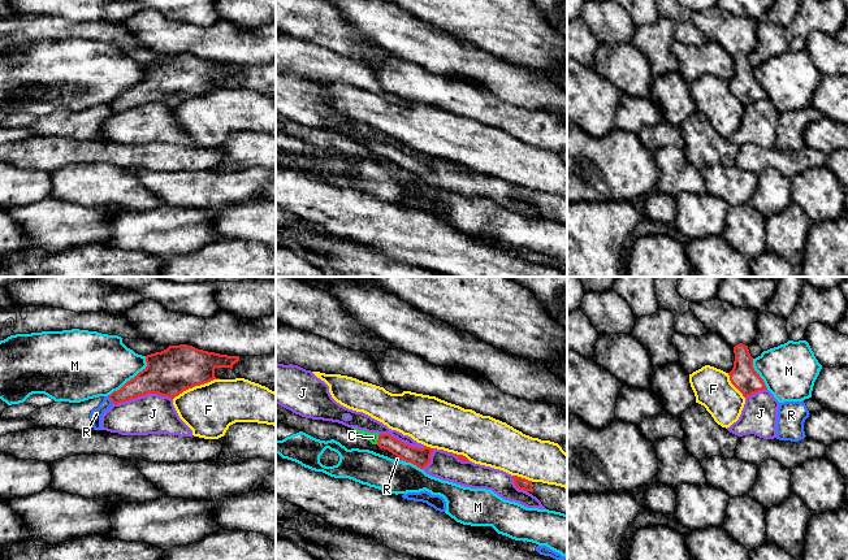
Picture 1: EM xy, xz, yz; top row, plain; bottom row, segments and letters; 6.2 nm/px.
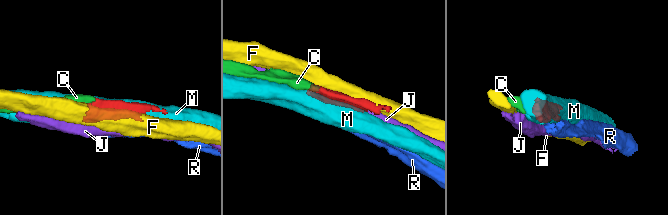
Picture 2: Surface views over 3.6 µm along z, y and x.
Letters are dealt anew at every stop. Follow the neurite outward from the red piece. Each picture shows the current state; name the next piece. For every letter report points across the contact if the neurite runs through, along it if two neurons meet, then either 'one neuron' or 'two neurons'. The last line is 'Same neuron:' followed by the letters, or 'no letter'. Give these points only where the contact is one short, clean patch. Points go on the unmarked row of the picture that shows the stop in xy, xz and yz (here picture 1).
C: across xz (409, 163), (379, 148), (372, 146) | one neuron
F: two neurons
J: two neurons
M: two neurons
R: along xy (107, 105), (113, 112) | two neurons
Same neuron: C

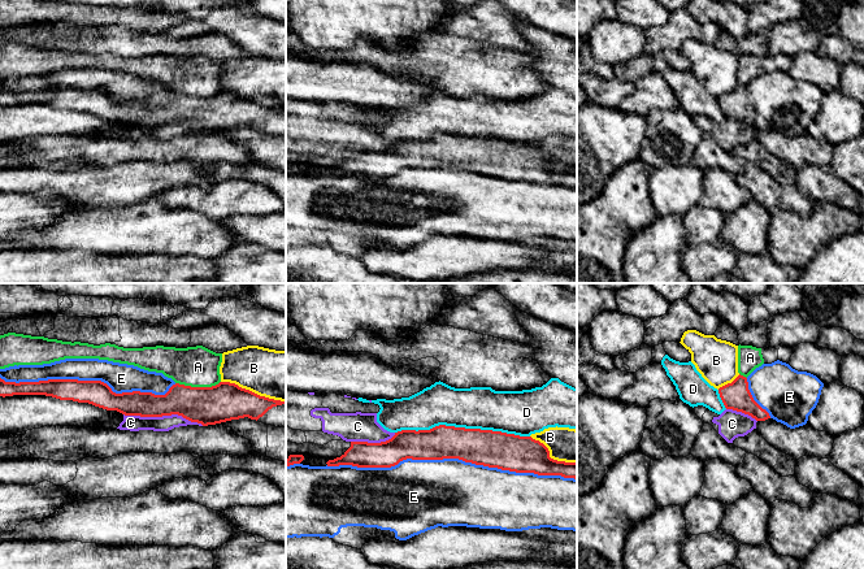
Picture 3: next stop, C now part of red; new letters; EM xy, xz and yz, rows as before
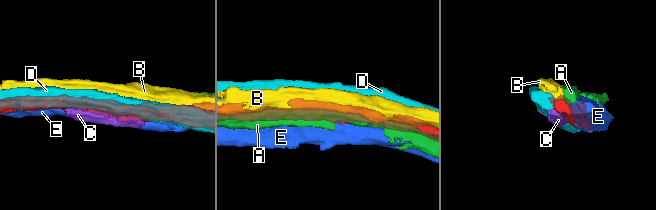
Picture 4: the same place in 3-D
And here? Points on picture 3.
A: two neurons
B: two neurons
C: two neurons
D: two neurons
E: two neurons
Same neuron: no letter

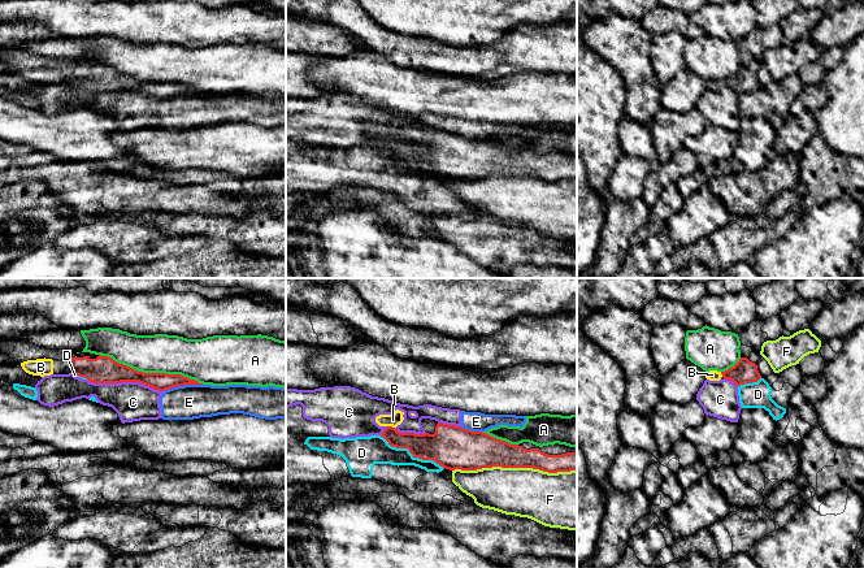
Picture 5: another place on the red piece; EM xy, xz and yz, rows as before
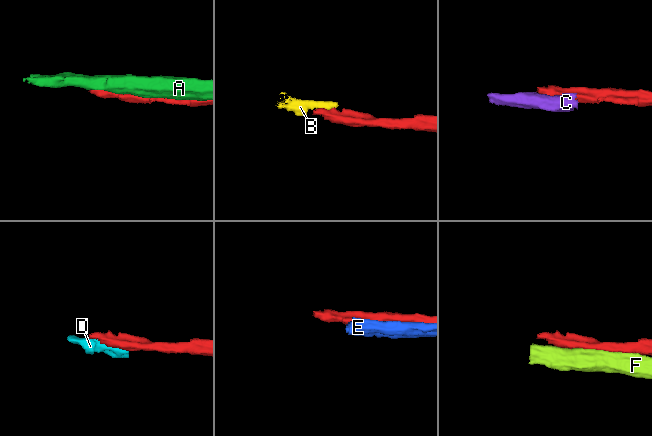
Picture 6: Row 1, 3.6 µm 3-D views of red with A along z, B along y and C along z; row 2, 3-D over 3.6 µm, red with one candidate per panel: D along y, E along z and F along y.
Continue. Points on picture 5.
A: two neurons
B: across xz (426, 155), (402, 150), (391, 135), (393, 129) | one neuron
C: two neurons
D: two neurons
E: two neurons
F: two neurons
Same neuron: B

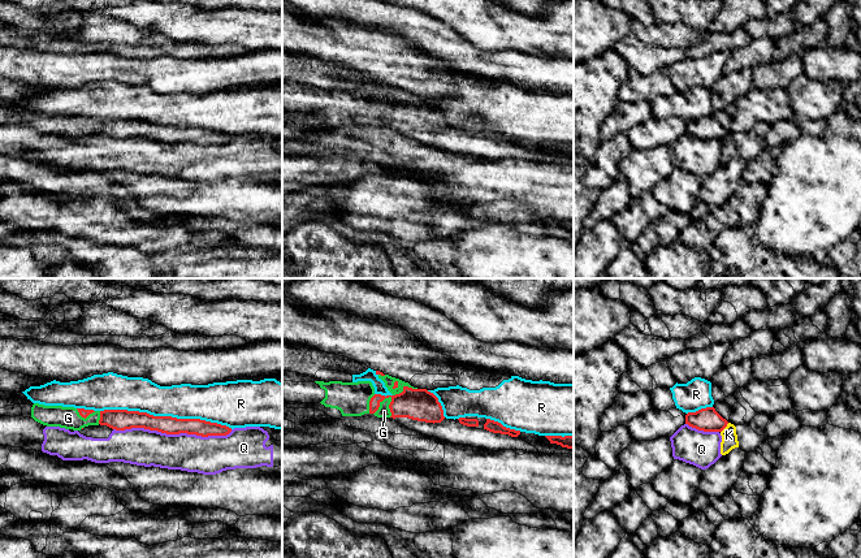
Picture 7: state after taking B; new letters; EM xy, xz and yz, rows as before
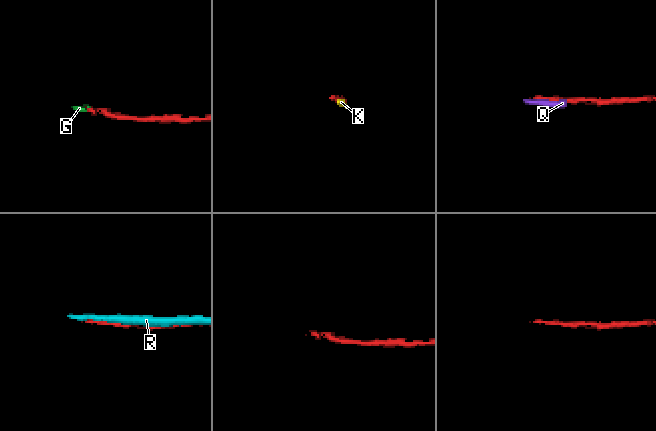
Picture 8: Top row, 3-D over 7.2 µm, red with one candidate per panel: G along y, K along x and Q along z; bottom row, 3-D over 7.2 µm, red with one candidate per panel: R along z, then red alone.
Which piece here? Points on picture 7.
G: across xz (420, 113), (399, 111), (393, 104), (384, 120) | one neuron
K: two neurons
Q: two neurons
R: two neurons
Same neuron: G

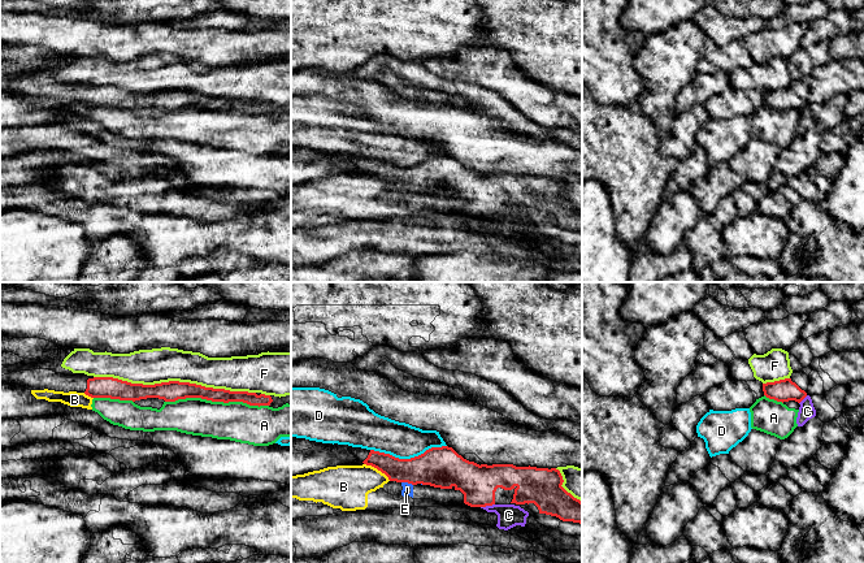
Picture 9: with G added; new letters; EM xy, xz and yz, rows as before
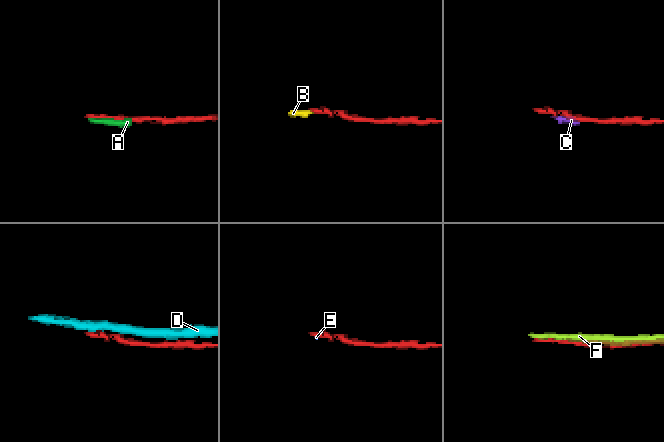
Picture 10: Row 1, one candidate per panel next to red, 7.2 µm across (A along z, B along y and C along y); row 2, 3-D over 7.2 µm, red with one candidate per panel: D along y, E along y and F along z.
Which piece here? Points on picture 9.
A: two neurons
B: along xz (364, 172), (376, 176), (390, 189) | two neurons
C: two neurons
D: along xz (446, 154), (429, 156), (409, 167), (395, 167), (370, 159) | two neurons
E: along xz (402, 190), (412, 194) | two neurons
F: two neurons
Same neuron: no letter

